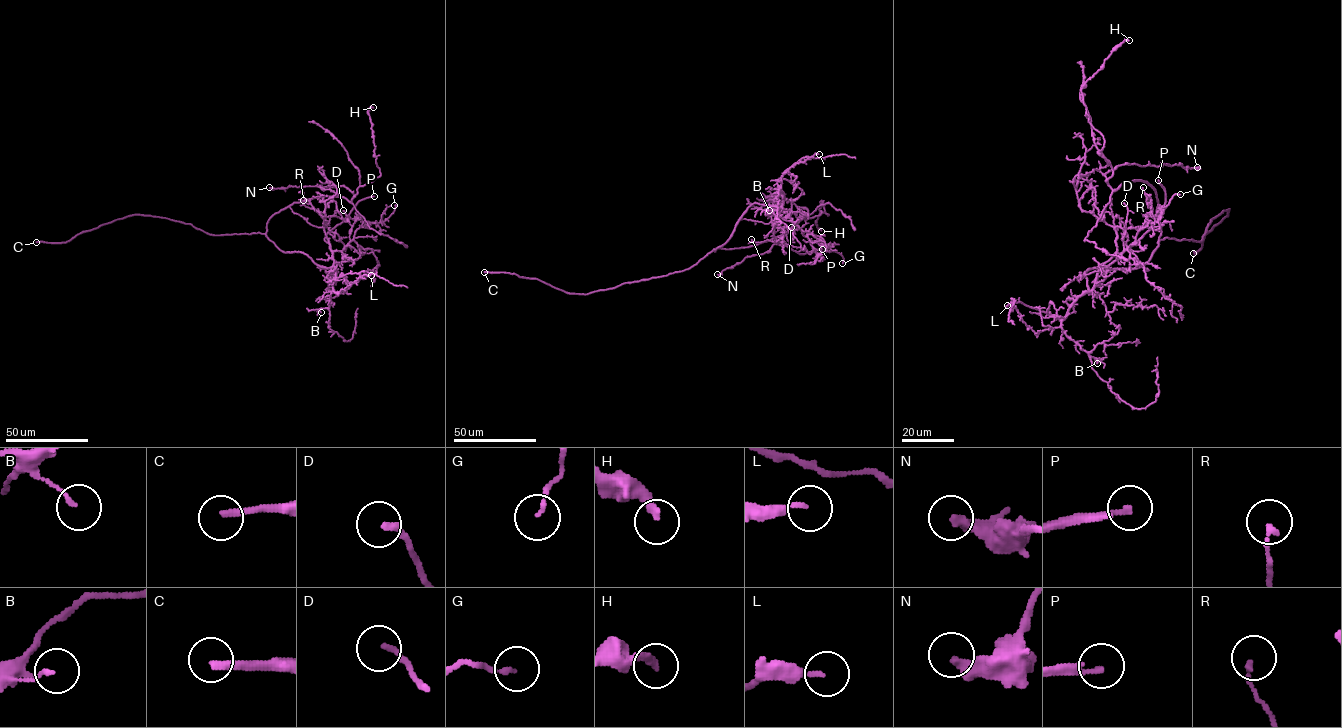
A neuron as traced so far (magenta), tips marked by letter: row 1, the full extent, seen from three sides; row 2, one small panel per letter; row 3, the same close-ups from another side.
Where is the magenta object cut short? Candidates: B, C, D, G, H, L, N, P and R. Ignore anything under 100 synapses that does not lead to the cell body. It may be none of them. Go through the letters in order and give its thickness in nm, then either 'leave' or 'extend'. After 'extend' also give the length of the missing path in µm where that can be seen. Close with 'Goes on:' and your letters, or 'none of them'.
B: 120 nm thick; leave
C: 240 nm thick; extend; about 170 µm are missing
D: 180 nm thick; leave
G: 130 nm thick; leave
H: 280 nm thick; leave
L: 190 nm thick; leave
N: 400 nm thick; leave
P: 200 nm thick; extend; about 60 µm are missing
R: 160 nm thick; leave
Goes on: C, P

